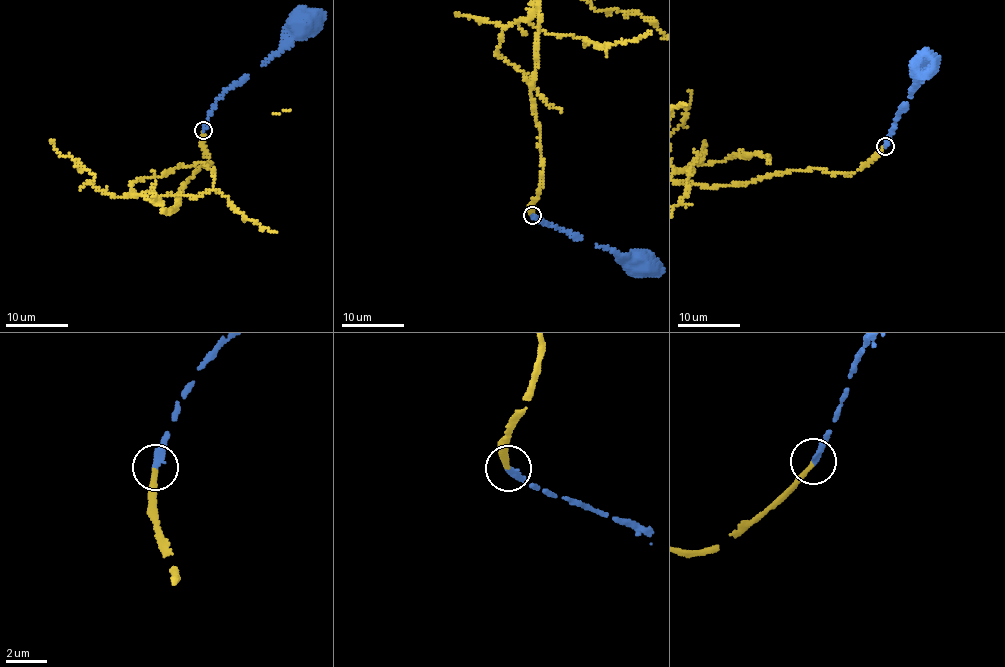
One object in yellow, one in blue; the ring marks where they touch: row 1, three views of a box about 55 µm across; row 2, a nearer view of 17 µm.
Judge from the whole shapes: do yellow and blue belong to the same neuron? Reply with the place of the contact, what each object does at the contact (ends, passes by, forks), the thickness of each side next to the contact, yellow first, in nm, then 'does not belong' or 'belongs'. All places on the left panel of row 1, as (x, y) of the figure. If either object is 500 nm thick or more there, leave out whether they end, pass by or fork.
place (203, 130); yellow ends; blue ends; calibres 240 and 320 nm; belongs

